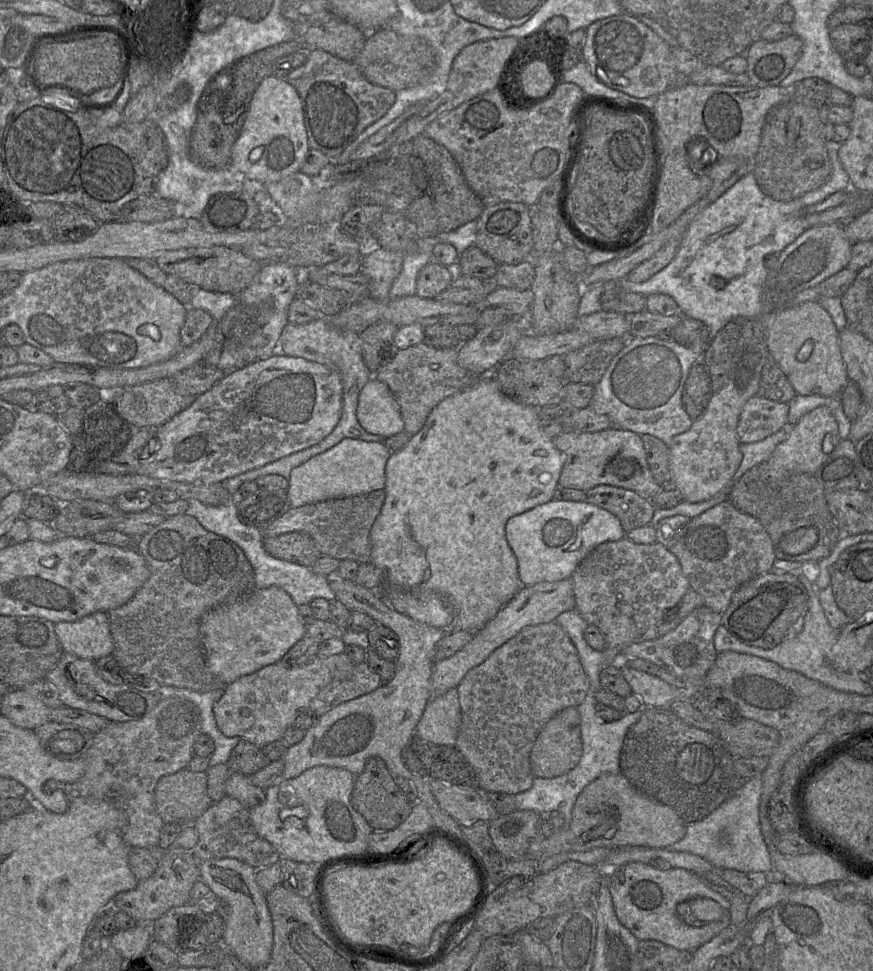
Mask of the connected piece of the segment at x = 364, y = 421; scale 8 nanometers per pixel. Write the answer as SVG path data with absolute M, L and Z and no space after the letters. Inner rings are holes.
M371 377L358 397L356 417L368 433L390 437L404 431L400 407L388 386Z

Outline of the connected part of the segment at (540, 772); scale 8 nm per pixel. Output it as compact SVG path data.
M570 706L556 713L540 731L530 755L535 777L555 778L573 769L583 754L581 716L577 707Z

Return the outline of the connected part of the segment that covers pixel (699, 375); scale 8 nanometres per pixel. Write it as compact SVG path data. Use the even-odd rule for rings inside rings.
M702 360L697 361L690 368L681 396L682 406L692 420L705 412L711 394L707 367Z

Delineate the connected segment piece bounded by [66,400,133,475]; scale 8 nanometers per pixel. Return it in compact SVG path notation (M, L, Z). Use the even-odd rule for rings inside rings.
M99 400L84 409L81 433L73 437L73 448L66 469L84 474L99 474L101 464L119 453L132 434L133 428L119 416L113 405Z

